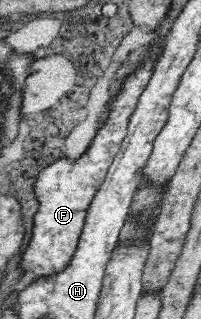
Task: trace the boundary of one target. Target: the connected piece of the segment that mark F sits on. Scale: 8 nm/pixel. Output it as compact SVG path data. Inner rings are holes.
M155 47L153 57L147 63L139 65L139 69L125 79L125 89L121 91L121 95L111 105L109 119L103 125L103 129L97 131L91 147L75 163L70 163L68 159L61 157L61 160L51 164L51 167L47 167L39 175L35 191L37 191L36 195L41 201L41 209L39 209L39 213L35 217L35 227L37 229L33 229L31 245L27 247L25 257L23 257L25 269L33 267L36 273L35 279L39 279L40 275L43 274L54 274L56 271L61 271L73 257L79 243L79 236L81 236L84 227L89 204L99 184L103 183L106 171L117 155L123 139L125 139L128 119L136 107L139 94L143 91L152 74L152 63L159 52L160 49Z

